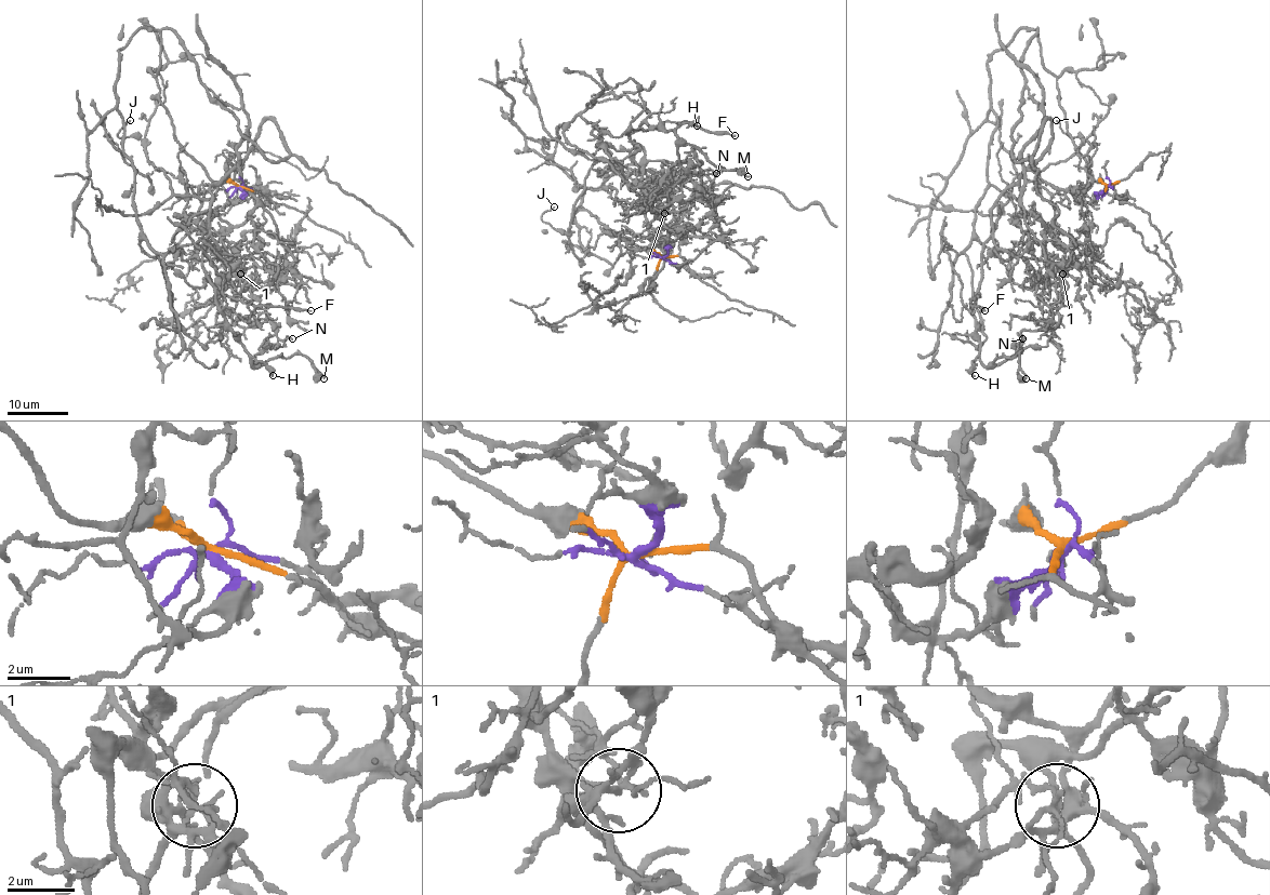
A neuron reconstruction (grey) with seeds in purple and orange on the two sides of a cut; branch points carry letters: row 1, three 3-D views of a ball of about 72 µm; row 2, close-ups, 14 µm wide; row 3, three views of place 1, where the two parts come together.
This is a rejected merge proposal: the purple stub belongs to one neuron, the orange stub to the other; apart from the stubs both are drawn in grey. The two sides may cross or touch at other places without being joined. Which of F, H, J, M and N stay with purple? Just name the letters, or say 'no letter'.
N

